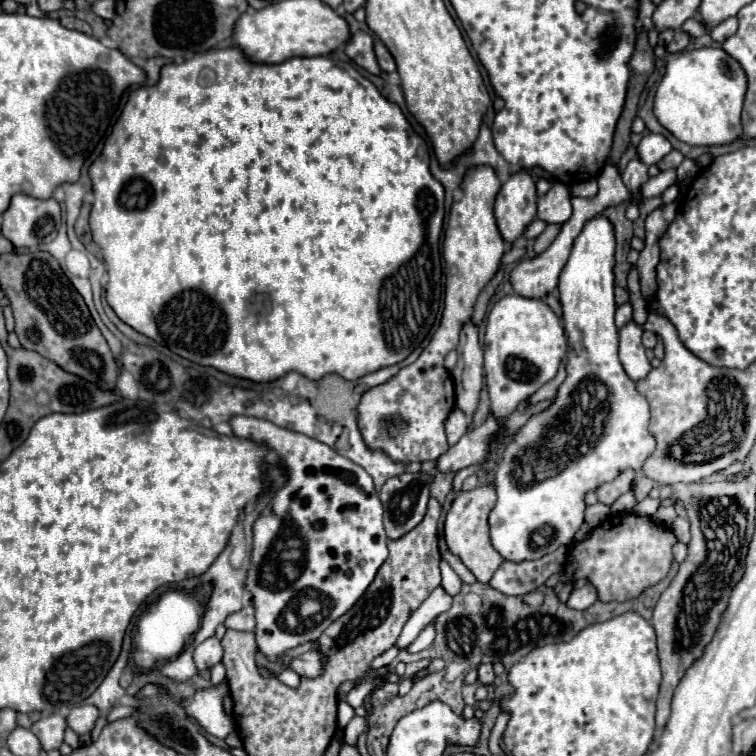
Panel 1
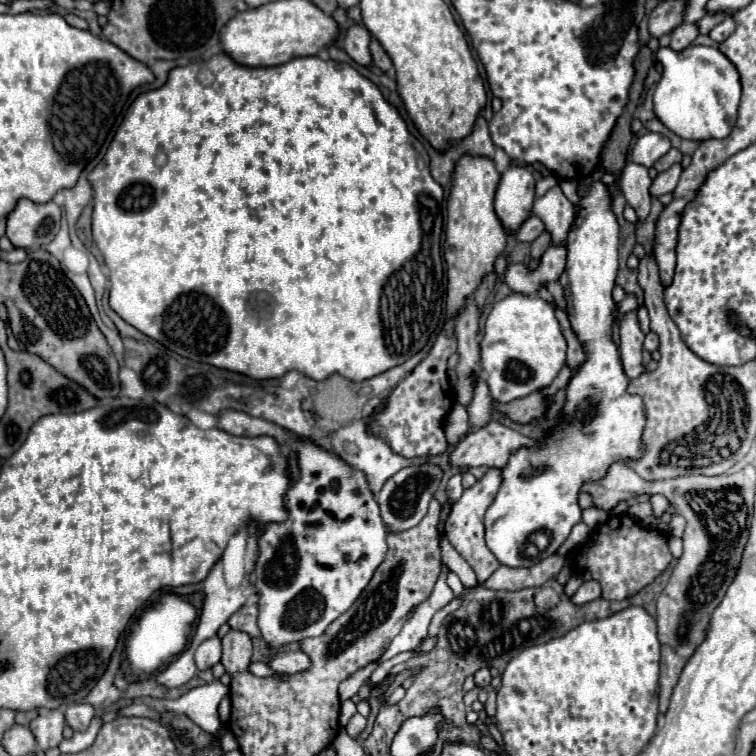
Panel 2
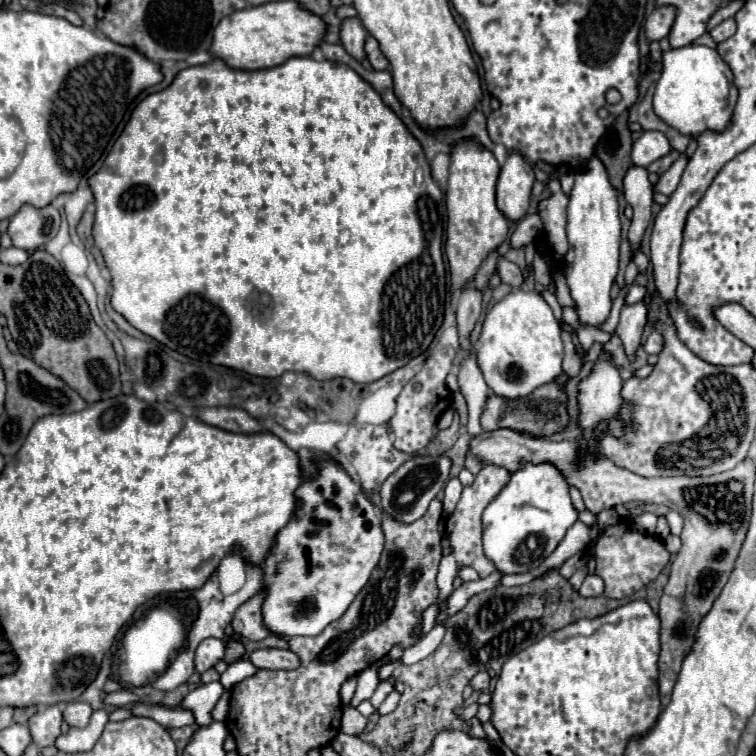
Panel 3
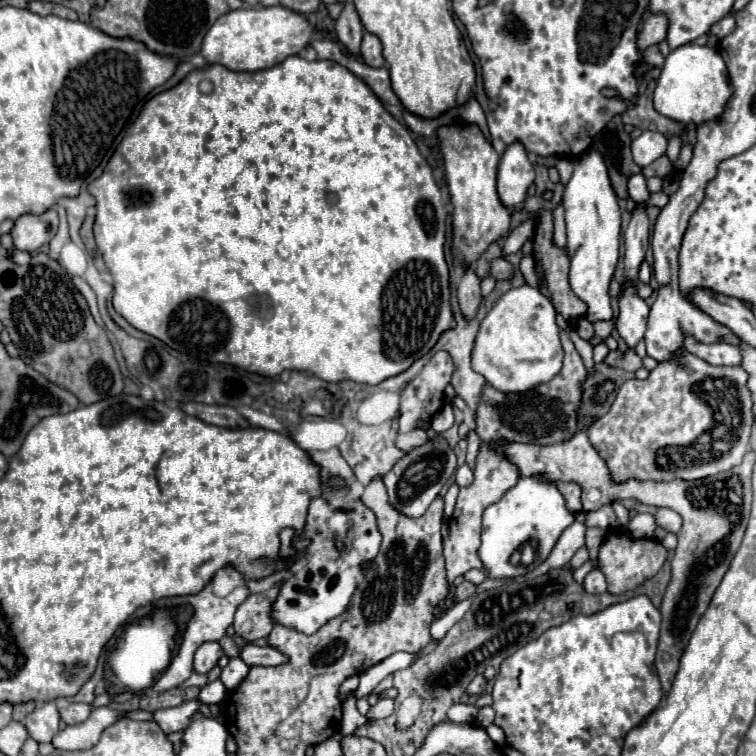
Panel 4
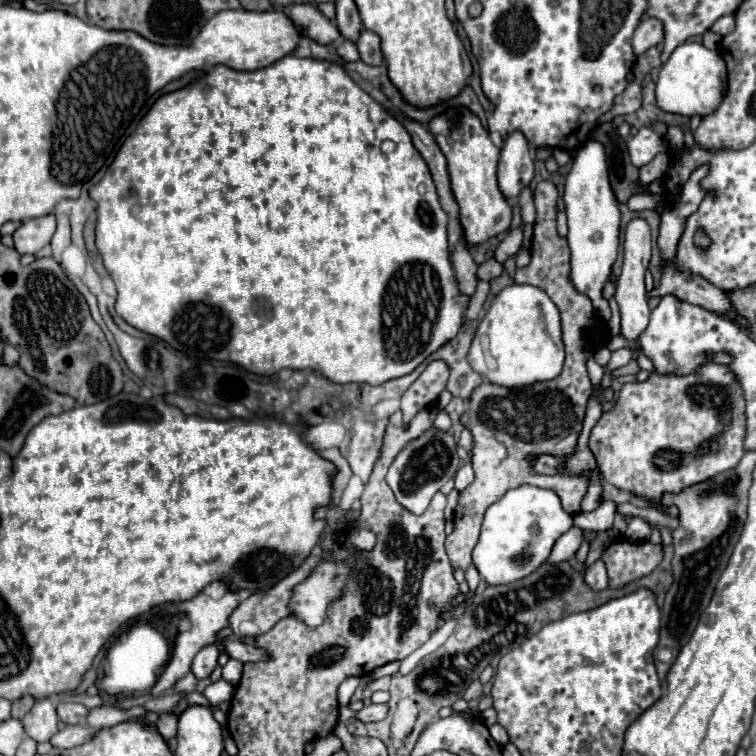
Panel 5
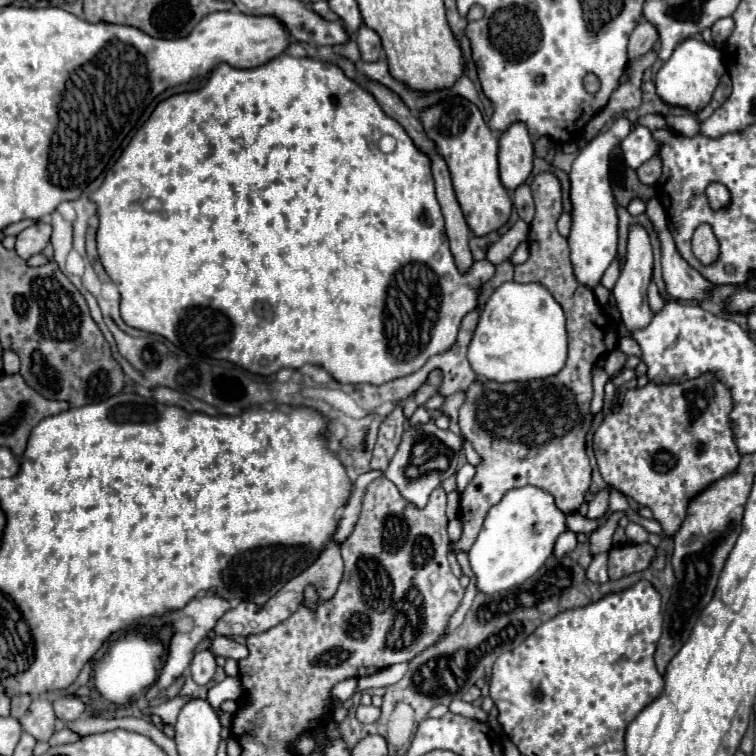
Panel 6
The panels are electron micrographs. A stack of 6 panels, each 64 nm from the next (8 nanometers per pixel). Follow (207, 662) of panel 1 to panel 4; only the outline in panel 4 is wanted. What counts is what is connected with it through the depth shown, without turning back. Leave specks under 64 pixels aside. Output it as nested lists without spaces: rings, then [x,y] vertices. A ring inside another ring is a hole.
[[[204,642],[194,654],[194,672],[208,674],[222,656],[222,646],[218,642]]]

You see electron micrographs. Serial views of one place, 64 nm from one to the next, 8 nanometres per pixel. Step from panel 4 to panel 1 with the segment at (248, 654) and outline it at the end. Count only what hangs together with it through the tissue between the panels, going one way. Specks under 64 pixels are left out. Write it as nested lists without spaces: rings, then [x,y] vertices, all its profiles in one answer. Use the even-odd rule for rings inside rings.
[[[306,652],[292,660],[290,668],[304,678],[318,678],[324,672],[324,656],[322,652]]]

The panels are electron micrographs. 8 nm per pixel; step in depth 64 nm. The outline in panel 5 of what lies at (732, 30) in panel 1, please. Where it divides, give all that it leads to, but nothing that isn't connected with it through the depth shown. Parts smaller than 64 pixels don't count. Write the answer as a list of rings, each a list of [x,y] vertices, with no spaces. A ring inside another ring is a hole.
[[[722,16],[720,20],[716,20],[716,24],[710,30],[720,36],[726,36],[732,32],[732,28],[734,28],[734,16]]]

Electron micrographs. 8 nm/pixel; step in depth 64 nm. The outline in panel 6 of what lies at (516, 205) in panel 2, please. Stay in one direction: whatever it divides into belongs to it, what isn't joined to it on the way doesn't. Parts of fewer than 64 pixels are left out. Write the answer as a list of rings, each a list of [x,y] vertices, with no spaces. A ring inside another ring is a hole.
[[[512,124],[500,136],[498,164],[500,164],[500,180],[506,190],[514,192],[520,184],[528,180],[532,174],[532,138],[524,124]]]

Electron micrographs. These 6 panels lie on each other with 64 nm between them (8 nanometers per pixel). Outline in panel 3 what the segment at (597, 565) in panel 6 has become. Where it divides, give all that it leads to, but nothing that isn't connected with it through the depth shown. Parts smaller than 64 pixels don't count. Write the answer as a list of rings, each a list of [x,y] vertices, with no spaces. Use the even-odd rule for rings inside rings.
[[[592,574],[592,576],[586,576],[586,580],[584,580],[584,584],[580,586],[578,594],[580,594],[582,598],[592,598],[592,596],[600,596],[602,590],[604,590],[602,580]]]

